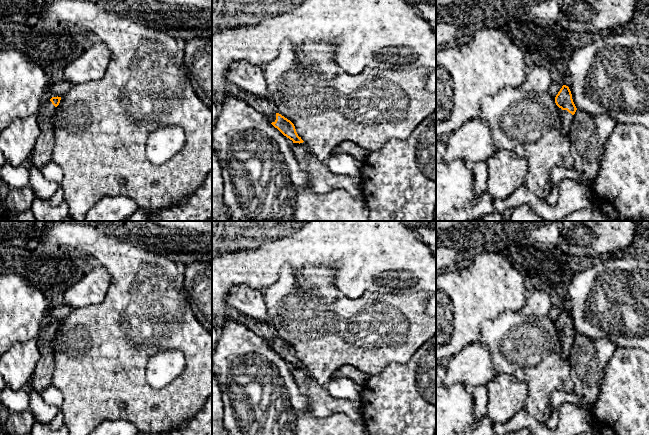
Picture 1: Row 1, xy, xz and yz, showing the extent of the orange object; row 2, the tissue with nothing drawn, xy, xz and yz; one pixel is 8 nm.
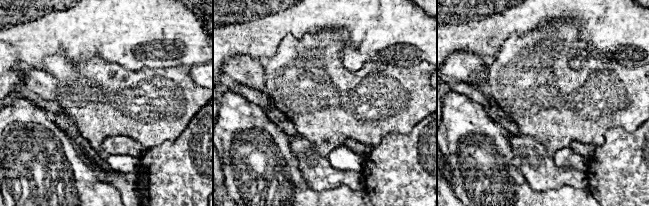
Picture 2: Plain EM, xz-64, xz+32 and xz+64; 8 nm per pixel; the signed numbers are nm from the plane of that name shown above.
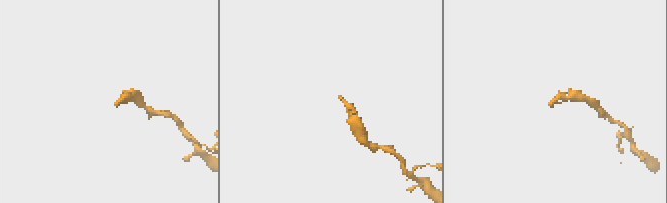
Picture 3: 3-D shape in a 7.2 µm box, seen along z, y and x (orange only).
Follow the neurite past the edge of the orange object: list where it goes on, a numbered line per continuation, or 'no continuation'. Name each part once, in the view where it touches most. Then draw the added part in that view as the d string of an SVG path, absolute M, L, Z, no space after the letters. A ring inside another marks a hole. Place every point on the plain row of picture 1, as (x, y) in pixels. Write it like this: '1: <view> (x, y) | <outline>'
1: yz (566, 341) | M560 334L560 342L562 343L562 357L563 359L568 359L568 355L571 351L573 339L569 337L567 334Z

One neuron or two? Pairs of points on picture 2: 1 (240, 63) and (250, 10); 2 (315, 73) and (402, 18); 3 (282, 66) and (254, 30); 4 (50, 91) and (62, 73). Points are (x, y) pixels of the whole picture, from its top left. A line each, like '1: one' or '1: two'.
1: two
2: two
3: two
4: two

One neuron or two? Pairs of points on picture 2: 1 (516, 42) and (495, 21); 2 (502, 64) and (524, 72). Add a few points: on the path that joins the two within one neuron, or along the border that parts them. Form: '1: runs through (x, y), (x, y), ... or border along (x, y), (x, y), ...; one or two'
1: border along (528, 31), (511, 34), (503, 42), (497, 55); two
2: runs through (507, 69), (510, 72), (519, 72); one

